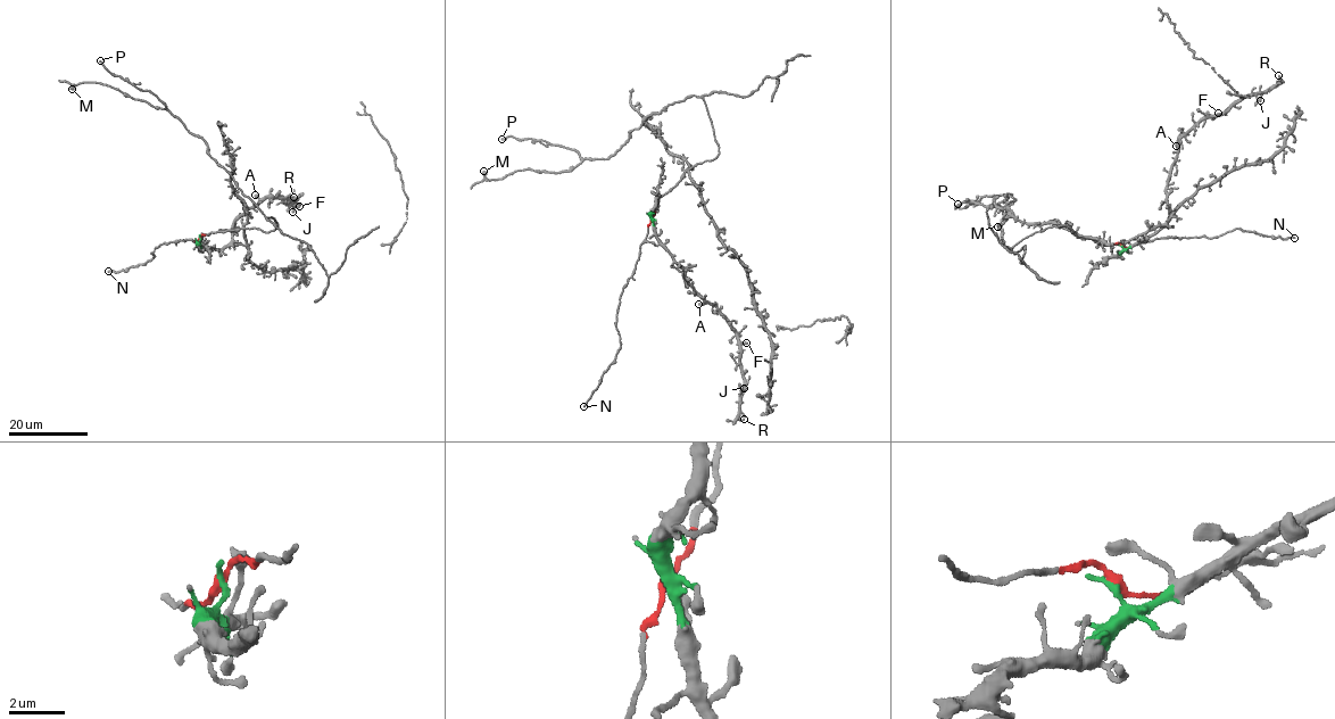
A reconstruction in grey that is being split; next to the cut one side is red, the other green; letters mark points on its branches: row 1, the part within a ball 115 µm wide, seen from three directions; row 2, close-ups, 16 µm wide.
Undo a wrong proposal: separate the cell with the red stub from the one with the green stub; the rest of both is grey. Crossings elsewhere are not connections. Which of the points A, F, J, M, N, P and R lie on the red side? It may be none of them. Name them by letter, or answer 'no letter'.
M, N, P

